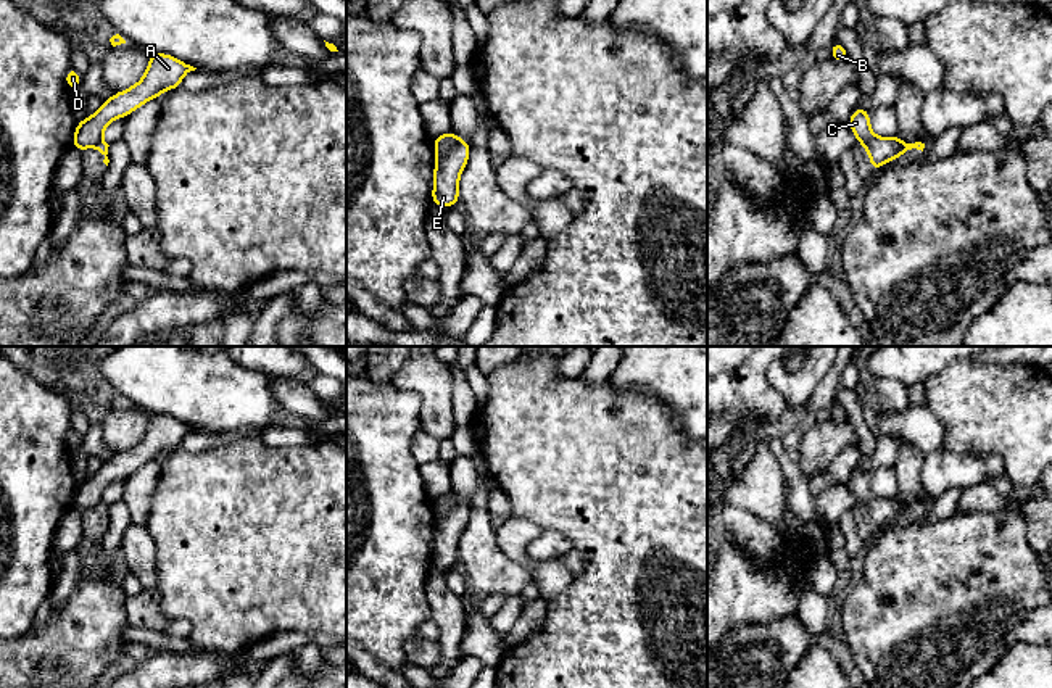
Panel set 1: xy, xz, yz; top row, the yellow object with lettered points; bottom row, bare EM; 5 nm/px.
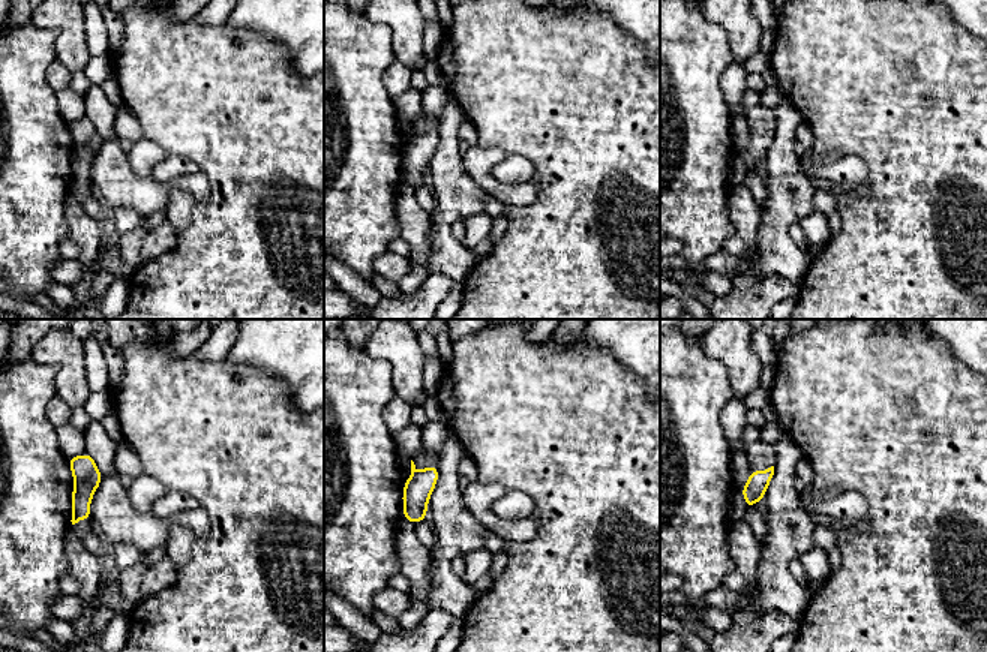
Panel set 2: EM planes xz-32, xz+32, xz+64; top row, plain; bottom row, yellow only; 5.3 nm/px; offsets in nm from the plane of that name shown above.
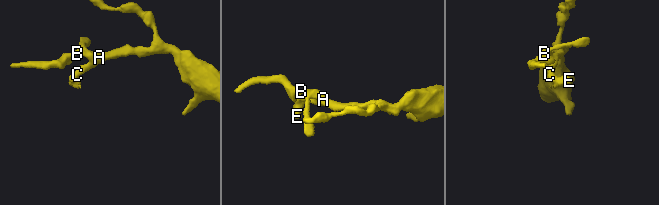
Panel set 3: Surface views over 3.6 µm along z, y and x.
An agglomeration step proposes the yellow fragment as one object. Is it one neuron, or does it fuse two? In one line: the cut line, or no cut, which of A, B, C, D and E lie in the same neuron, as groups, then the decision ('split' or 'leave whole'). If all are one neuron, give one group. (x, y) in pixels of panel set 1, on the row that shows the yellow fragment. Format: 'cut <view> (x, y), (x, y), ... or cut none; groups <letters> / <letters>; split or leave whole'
cut xz (458, 139), (447, 153), (437, 157); groups A B C D / E; split

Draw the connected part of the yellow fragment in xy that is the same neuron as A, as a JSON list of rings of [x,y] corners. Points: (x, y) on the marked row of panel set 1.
[[[150,53],[147,71],[137,84],[103,100],[90,118],[77,122],[72,147],[81,153],[93,147],[103,139],[103,131],[110,122],[126,118],[163,92],[180,87],[184,76],[195,69],[172,55]]]

